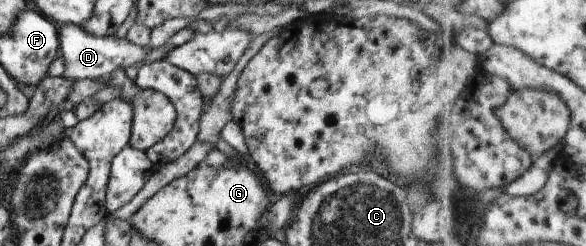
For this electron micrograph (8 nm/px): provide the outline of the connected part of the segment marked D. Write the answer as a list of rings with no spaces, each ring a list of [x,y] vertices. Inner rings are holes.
[[[63,23],[57,25],[58,40],[59,40],[59,56],[63,55],[65,61],[65,71],[63,77],[65,79],[96,79],[105,77],[115,70],[127,69],[131,65],[150,64],[155,61],[165,59],[165,55],[170,49],[167,44],[161,47],[139,47],[133,45],[126,39],[117,39],[115,36],[95,37],[89,35],[83,28],[75,23]]]

